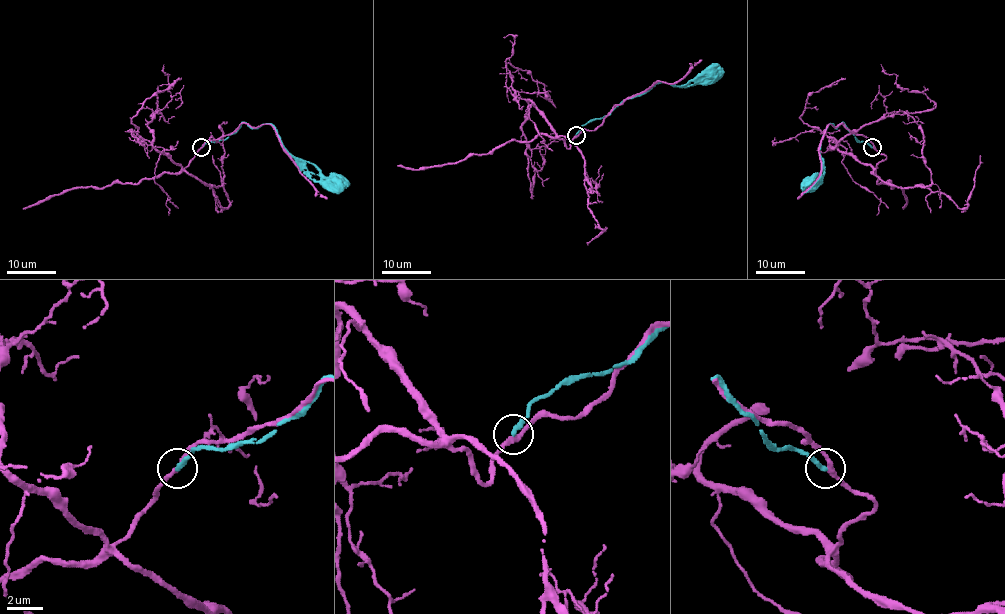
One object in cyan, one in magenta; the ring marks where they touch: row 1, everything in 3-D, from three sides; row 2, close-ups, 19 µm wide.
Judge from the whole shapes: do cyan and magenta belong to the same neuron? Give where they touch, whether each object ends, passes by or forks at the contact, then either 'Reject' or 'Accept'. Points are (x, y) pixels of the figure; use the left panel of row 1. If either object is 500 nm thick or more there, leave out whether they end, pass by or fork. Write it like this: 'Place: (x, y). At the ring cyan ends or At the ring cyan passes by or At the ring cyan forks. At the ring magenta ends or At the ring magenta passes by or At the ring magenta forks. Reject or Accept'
Place: (201, 147). At the ring cyan ends. At the ring magenta passes by. Reject

